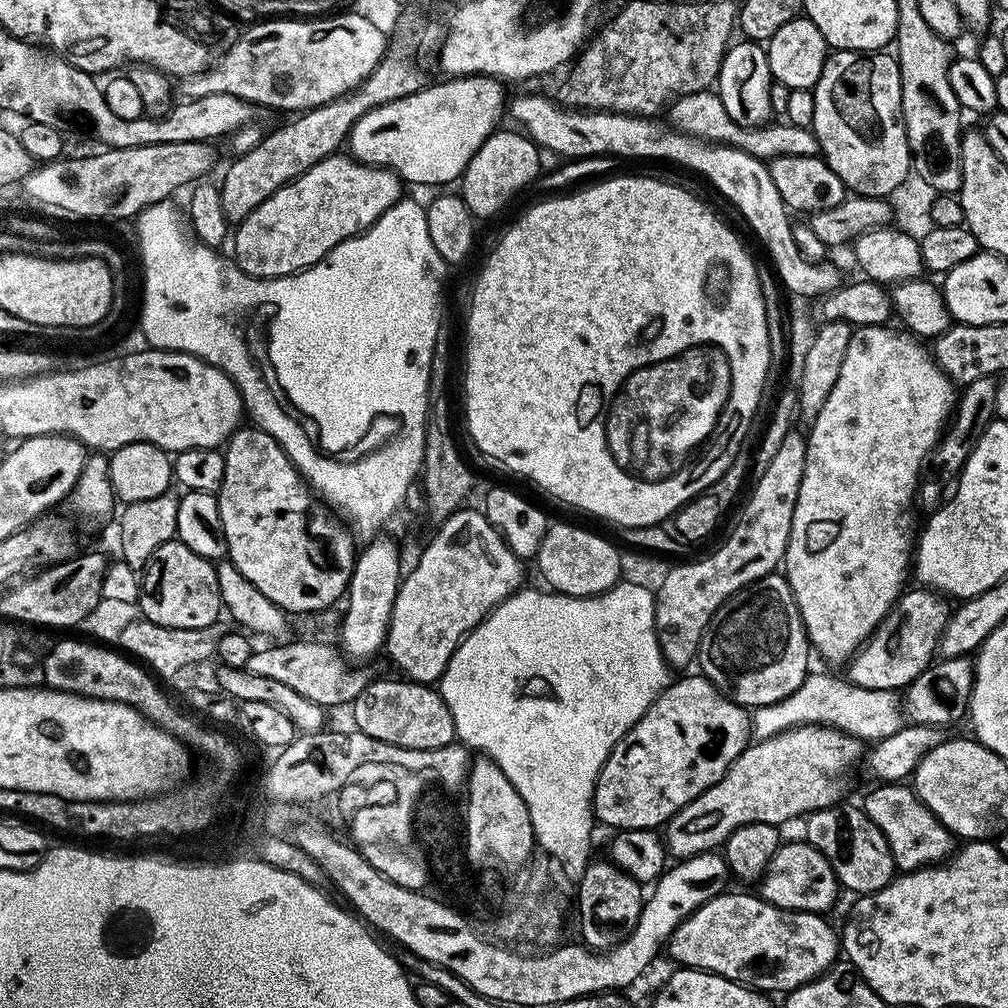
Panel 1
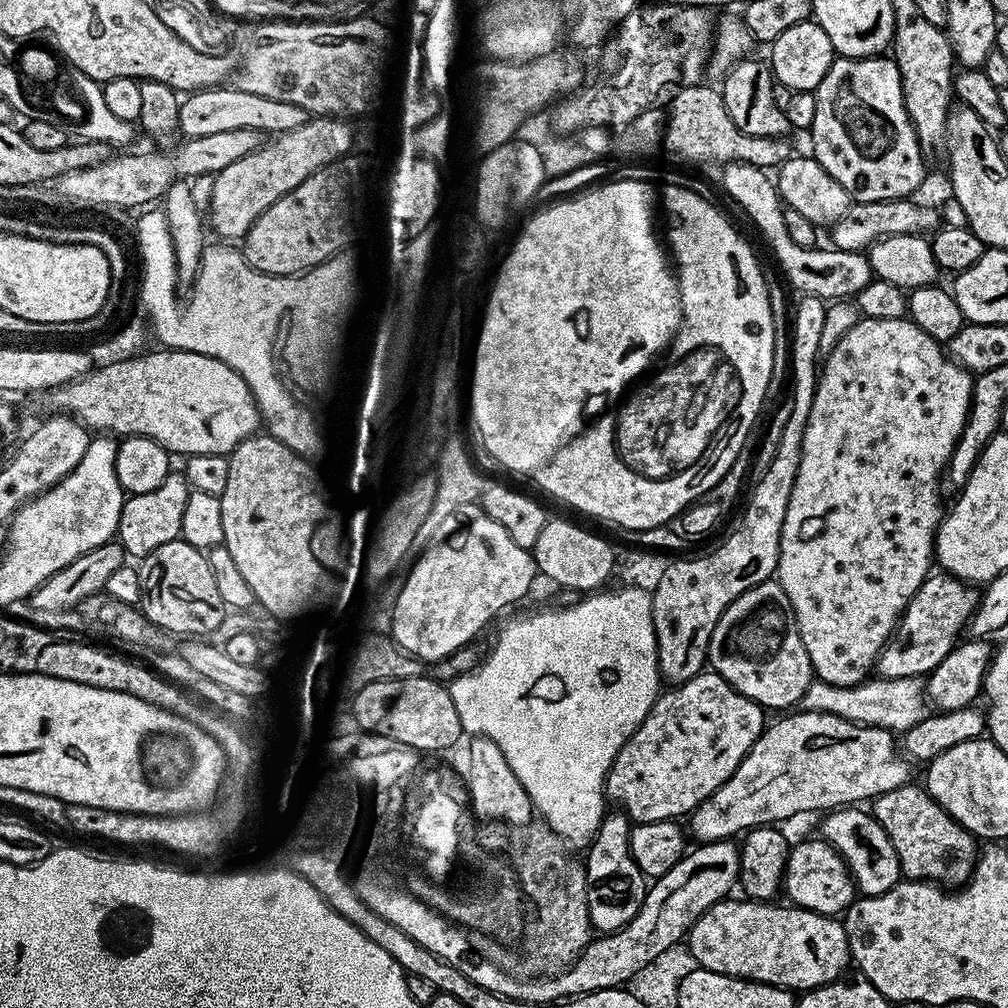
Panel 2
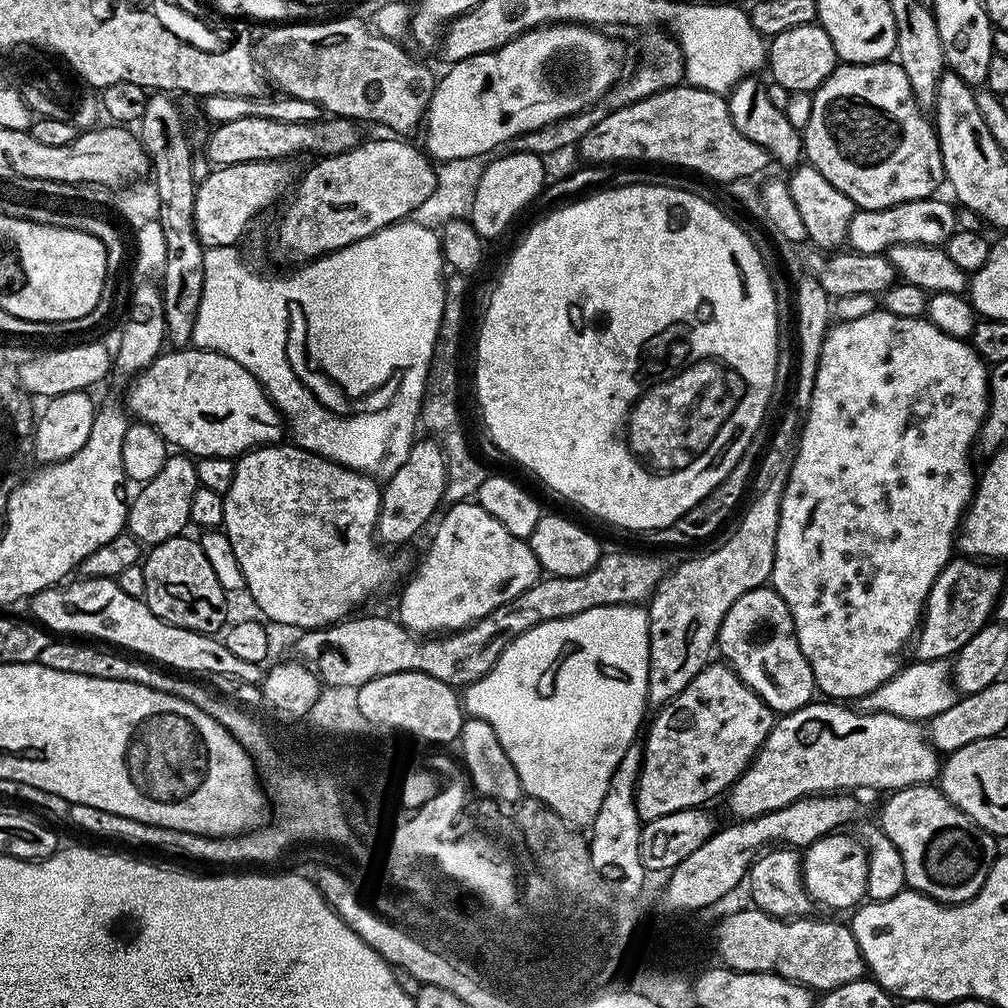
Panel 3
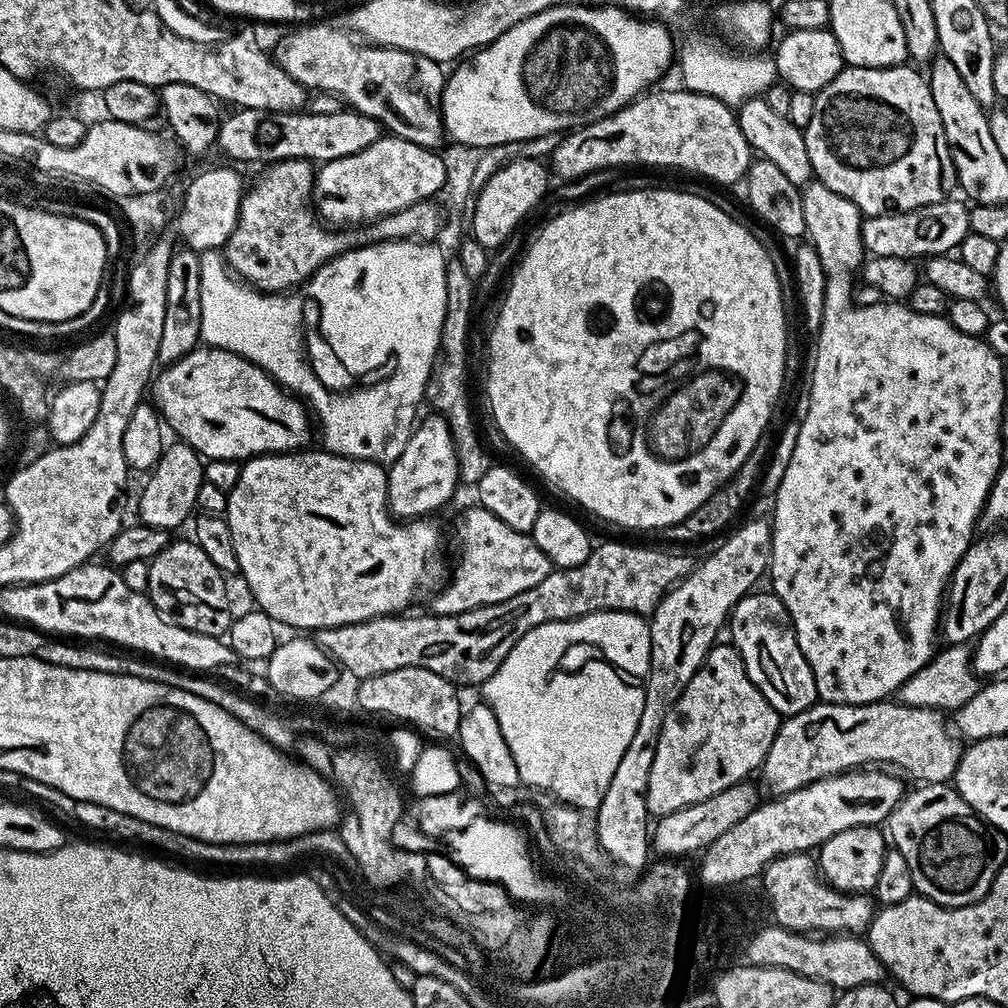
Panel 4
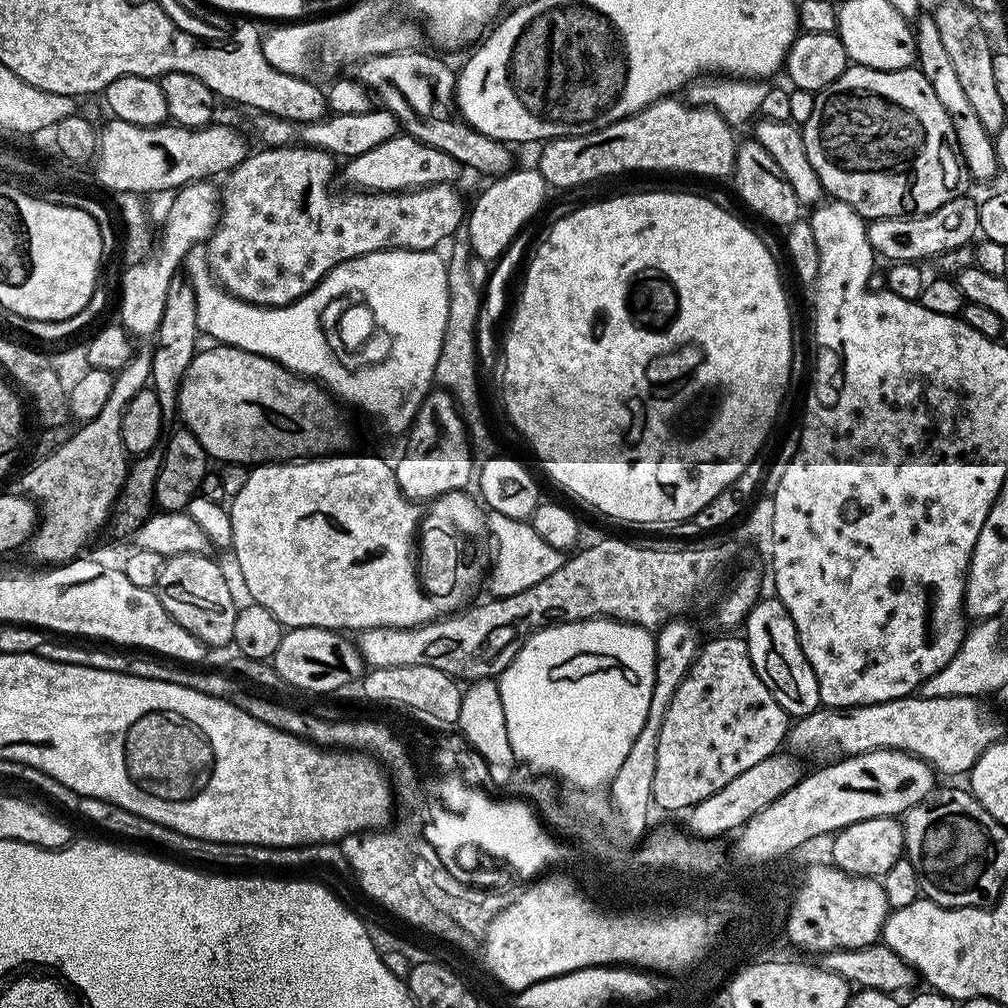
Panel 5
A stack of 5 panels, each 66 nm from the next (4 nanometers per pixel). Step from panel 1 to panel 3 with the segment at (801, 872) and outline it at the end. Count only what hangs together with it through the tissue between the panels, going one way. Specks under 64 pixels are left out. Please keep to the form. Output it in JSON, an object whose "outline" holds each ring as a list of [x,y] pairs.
{"outline":[[[840,835],[823,836],[803,849],[804,889],[817,905],[852,910],[868,894],[868,852],[855,835]]]}

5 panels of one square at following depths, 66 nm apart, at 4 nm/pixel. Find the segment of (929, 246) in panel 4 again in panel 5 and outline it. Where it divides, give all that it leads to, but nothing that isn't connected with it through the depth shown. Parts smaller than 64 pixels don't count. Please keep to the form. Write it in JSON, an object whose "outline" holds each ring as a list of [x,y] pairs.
{"outline":[[[957,194],[953,200],[946,202],[946,206],[938,206],[938,210],[925,216],[891,216],[871,221],[868,224],[868,237],[872,251],[876,253],[877,257],[884,259],[885,256],[888,262],[924,262],[927,256],[939,258],[944,252],[969,247],[977,239],[980,230],[978,222],[980,206],[975,199],[972,201],[970,197],[964,195]]]}

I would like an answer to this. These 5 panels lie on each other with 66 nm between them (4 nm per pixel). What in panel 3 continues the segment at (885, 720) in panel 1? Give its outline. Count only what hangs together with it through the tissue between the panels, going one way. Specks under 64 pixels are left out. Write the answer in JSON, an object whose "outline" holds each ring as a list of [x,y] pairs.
{"outline":[[[916,660],[912,664],[905,663],[903,668],[895,672],[878,690],[874,690],[870,695],[863,697],[862,708],[865,712],[885,712],[886,714],[896,714],[898,718],[907,720],[918,720],[927,722],[934,719],[942,710],[950,710],[958,698],[955,684],[952,682],[952,670],[948,660]]]}

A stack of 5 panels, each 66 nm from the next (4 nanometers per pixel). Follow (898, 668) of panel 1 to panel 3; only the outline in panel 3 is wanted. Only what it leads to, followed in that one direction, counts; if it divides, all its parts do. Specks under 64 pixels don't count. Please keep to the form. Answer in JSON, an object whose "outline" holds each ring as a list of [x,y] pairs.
{"outline":[[[953,558],[948,561],[948,565],[942,570],[942,574],[938,574],[938,578],[934,582],[934,586],[930,586],[930,594],[924,603],[924,611],[920,618],[920,626],[914,637],[914,648],[916,644],[916,660],[948,660],[955,657],[958,650],[962,650],[962,646],[966,646],[966,642],[970,642],[970,638],[974,638],[974,634],[978,634],[978,630],[985,628],[987,624],[993,619],[996,603],[1000,601],[1002,590],[1006,587],[1006,580],[1004,580],[1003,567],[997,566],[992,562],[977,562],[972,558]]]}

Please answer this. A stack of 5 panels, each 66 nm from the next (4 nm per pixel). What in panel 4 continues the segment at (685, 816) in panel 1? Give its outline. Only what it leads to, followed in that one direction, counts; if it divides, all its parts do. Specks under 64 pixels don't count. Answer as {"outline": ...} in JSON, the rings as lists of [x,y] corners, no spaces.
{"outline":[[[891,699],[879,700],[877,704],[858,705],[817,702],[781,723],[762,765],[764,784],[772,791],[769,793],[773,797],[785,796],[787,792],[805,788],[807,784],[824,780],[828,776],[841,776],[844,772],[859,770],[865,766],[901,768],[896,770],[905,777],[913,776],[916,782],[947,784],[956,775],[962,744],[954,735],[949,721],[948,724],[944,721],[944,716],[945,713],[938,708],[906,706]]]}

